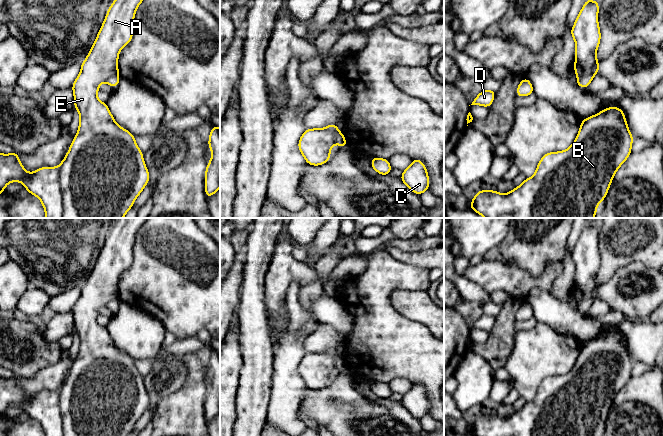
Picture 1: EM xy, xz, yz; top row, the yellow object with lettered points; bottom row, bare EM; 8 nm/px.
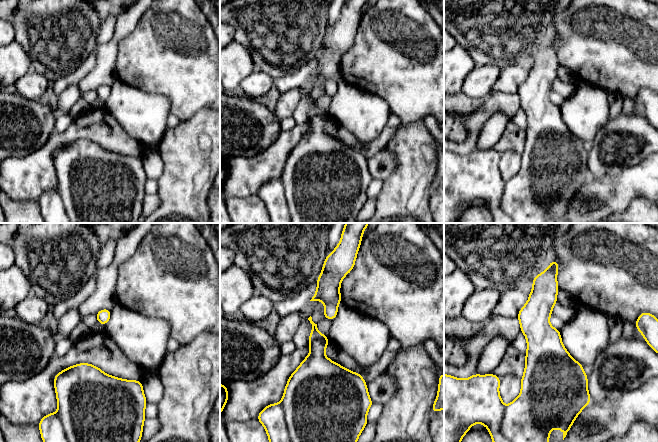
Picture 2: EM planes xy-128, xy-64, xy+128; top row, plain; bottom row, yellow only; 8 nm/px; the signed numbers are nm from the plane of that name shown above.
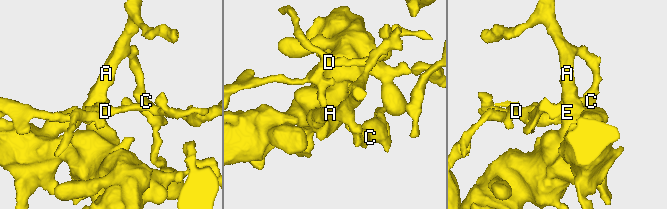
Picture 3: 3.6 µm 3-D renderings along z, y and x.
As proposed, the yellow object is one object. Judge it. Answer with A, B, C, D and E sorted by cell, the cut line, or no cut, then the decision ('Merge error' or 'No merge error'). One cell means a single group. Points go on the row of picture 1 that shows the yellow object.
Groups: A B C E / D. Split along xy (57, 167), (63, 217). Merge error

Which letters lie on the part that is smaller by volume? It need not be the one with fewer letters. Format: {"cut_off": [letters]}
{"cut_off": ["D"]}

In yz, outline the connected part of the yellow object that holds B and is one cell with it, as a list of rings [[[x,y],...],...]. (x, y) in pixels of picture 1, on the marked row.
[[[615,106],[604,108],[581,121],[579,133],[567,150],[543,155],[531,178],[507,194],[478,191],[470,209],[485,218],[594,218],[616,171],[632,153],[633,139],[624,111]]]

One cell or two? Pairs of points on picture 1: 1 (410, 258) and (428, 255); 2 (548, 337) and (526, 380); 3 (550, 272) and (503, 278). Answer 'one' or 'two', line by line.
1: one
2: one
3: one

